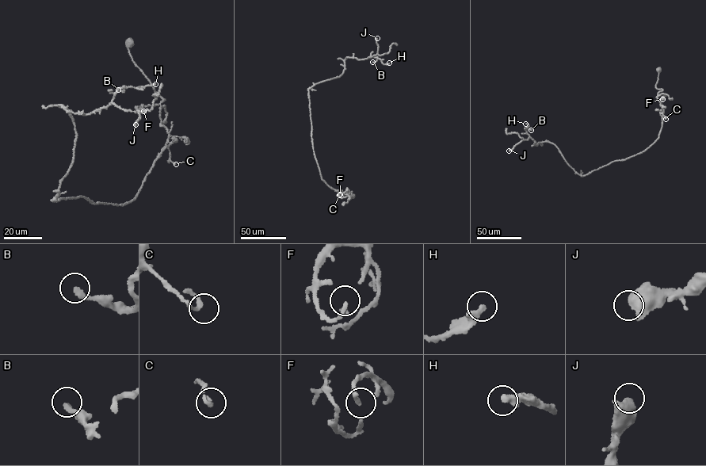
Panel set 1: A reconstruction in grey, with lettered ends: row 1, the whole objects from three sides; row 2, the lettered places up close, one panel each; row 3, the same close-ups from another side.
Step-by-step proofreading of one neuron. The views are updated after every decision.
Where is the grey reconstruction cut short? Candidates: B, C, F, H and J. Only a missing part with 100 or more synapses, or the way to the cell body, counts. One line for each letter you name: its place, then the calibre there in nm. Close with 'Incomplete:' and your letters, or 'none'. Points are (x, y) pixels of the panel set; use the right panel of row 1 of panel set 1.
Incomplete: none

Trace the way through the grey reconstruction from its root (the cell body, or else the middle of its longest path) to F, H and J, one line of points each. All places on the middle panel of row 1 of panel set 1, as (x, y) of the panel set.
F: (352, 196), (349, 193), (351, 191), (350, 198), (350, 192), (341, 198), (340, 194)
H: (352, 196), (322, 179), (308, 89), (340, 76), (347, 57), (389, 63)
J: (352, 196), (322, 179), (308, 89), (340, 76), (347, 57), (377, 54), (377, 38)

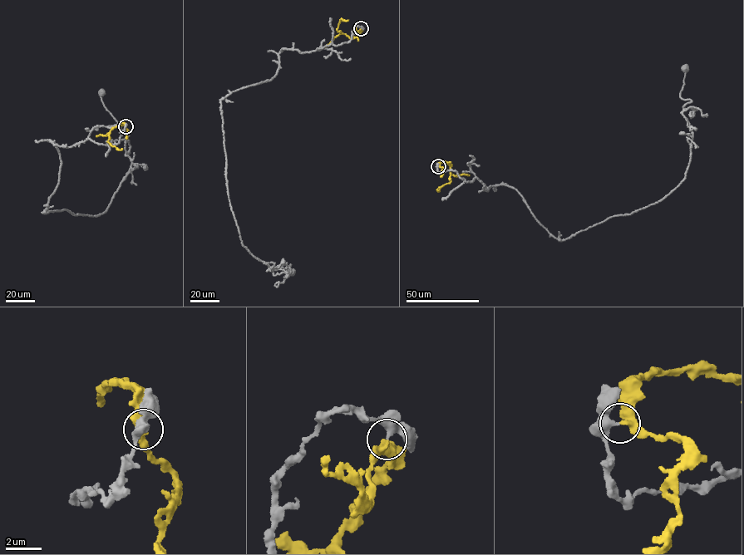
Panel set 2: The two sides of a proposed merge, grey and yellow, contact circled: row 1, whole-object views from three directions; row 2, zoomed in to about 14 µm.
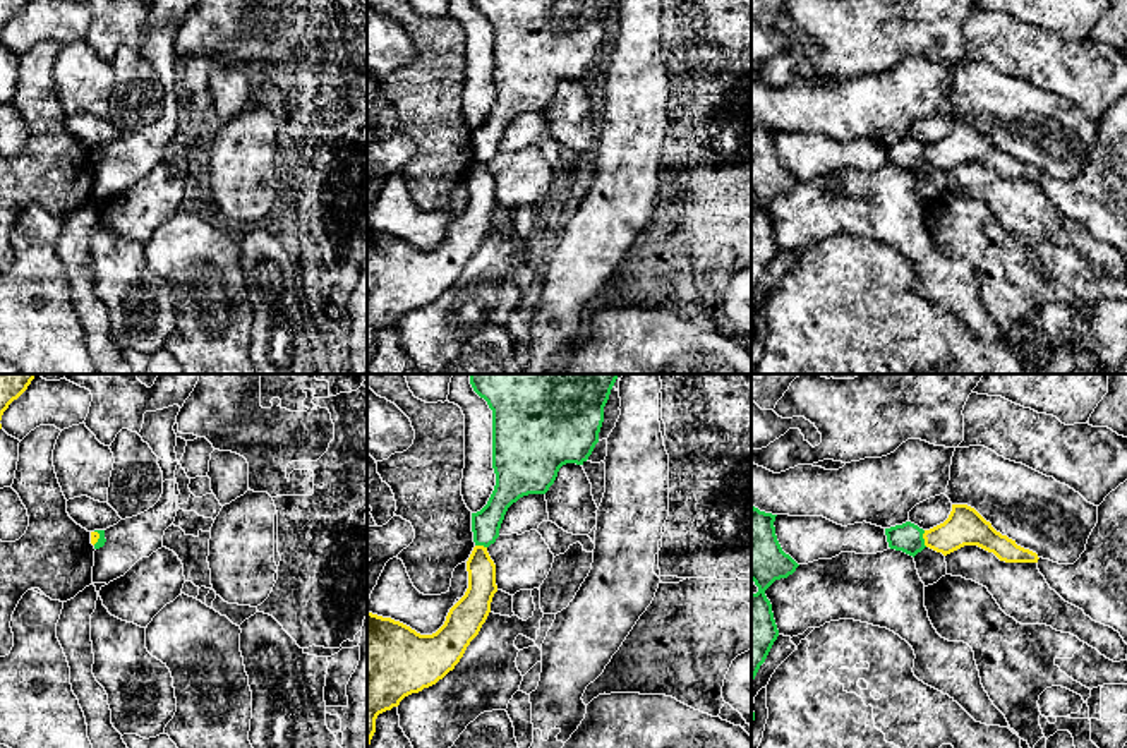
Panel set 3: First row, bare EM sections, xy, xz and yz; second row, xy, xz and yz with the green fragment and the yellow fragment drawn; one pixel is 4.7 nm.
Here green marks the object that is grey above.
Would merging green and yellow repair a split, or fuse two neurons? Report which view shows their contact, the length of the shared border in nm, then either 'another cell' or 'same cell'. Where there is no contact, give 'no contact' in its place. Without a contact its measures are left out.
meets green in yz; contact 80 nm long; another cell

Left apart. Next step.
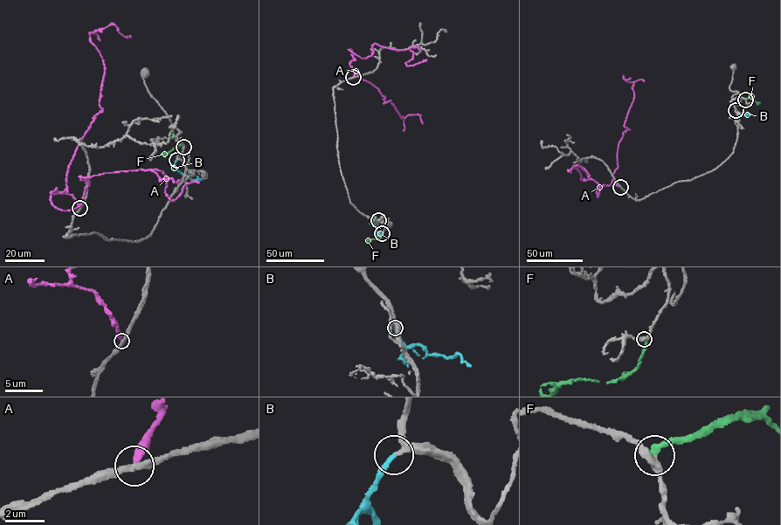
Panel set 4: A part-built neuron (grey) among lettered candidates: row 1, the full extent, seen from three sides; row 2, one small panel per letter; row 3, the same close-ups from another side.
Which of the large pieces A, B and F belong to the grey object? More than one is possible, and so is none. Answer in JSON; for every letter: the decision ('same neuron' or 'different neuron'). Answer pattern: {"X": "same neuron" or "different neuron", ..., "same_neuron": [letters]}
{"A": "different neuron", "B": "same neuron", "F": "different neuron", "same_neuron": ["B"]}

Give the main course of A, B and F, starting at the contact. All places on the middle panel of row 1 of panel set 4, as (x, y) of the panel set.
A: (353, 77), (348, 49), (362, 58), (374, 44), (409, 49), (407, 66), (426, 59)
B: (378, 220), (374, 223), (379, 236)
F: (382, 233), (379, 238), (366, 240)

